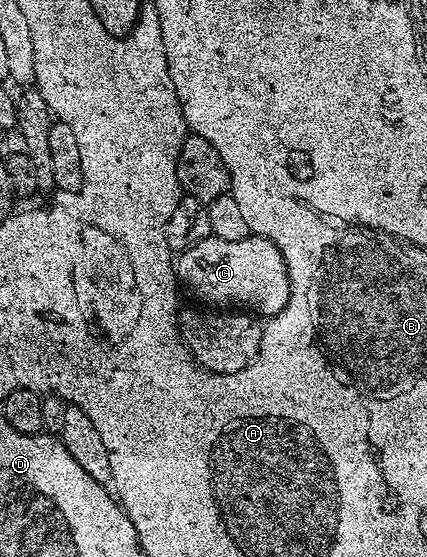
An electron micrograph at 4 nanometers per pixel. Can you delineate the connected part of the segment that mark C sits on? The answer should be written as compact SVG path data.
M257 234L236 242L213 235L204 238L177 253L176 271L179 281L185 287L187 284L206 306L237 306L269 318L284 310L290 297L286 260L272 241Z

